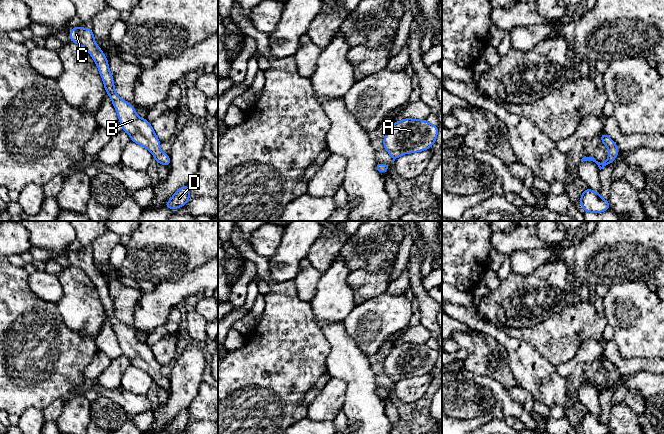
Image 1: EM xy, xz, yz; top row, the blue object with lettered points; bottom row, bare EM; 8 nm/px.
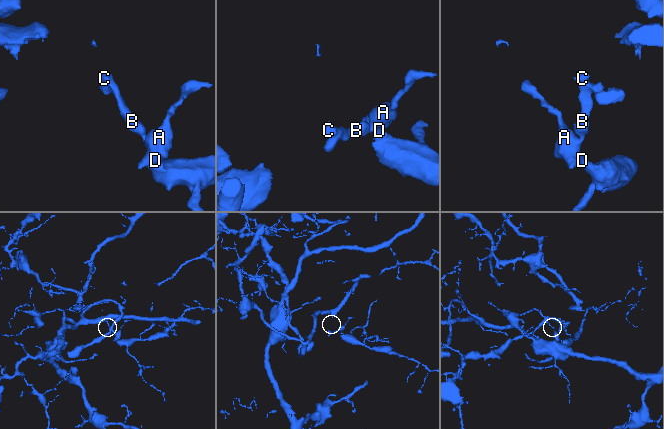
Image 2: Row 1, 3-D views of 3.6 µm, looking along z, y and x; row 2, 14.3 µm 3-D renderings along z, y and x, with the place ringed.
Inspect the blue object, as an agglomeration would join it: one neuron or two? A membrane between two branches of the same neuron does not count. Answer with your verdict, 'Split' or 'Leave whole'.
Leave whole

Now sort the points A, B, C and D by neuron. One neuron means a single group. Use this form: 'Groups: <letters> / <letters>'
Groups: A B C D

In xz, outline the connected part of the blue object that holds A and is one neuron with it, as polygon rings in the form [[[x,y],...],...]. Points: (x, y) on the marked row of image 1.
[[[405,118],[394,122],[383,139],[384,149],[394,161],[403,154],[429,150],[435,143],[438,126],[427,120]]]

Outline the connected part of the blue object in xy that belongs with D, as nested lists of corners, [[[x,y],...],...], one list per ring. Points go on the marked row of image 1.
[[[186,184],[173,194],[172,198],[165,203],[164,207],[177,209],[178,207],[183,207],[189,199],[189,184]]]

